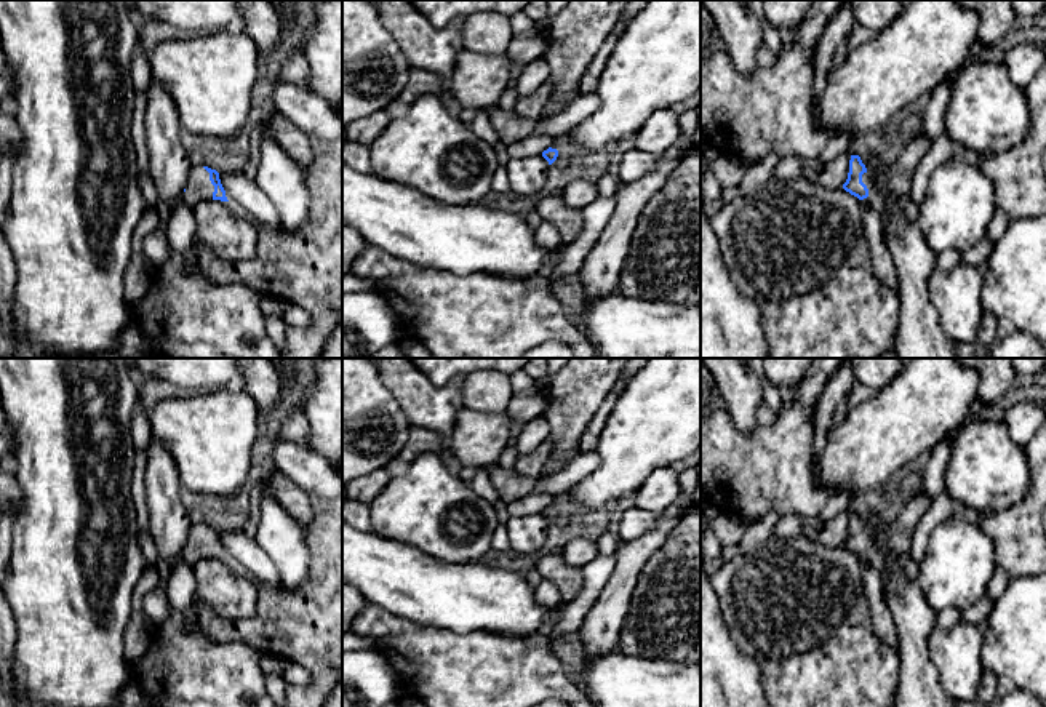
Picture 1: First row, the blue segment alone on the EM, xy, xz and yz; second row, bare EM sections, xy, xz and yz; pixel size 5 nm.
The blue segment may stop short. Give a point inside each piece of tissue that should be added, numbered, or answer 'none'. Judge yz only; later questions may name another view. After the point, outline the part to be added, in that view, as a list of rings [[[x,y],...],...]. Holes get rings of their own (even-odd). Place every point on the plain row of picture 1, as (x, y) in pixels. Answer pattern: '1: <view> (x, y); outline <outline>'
1: yz (896, 538); outline [[[918,491],[908,497],[899,517],[880,536],[872,536],[868,531],[862,533],[862,541],[868,547],[867,557],[881,576],[891,565],[896,573],[907,579],[916,579],[920,565],[912,558],[912,534],[929,505],[931,499]]]

